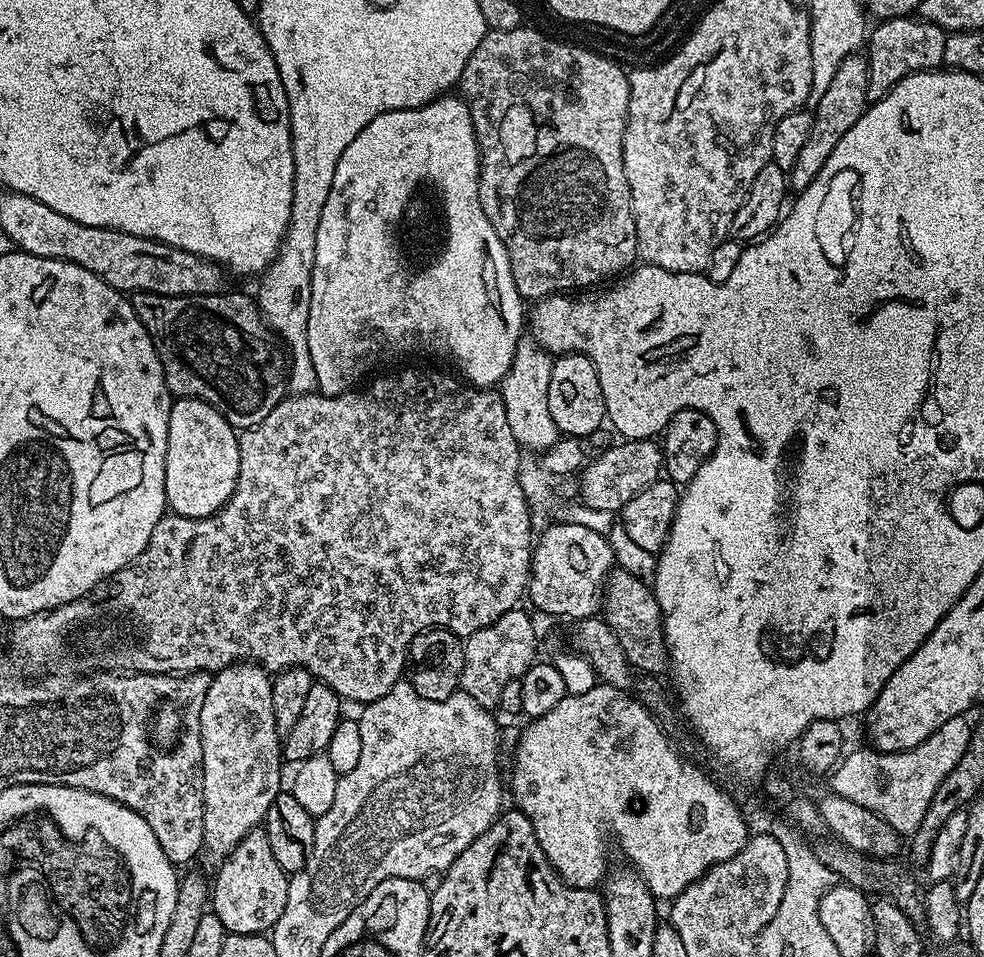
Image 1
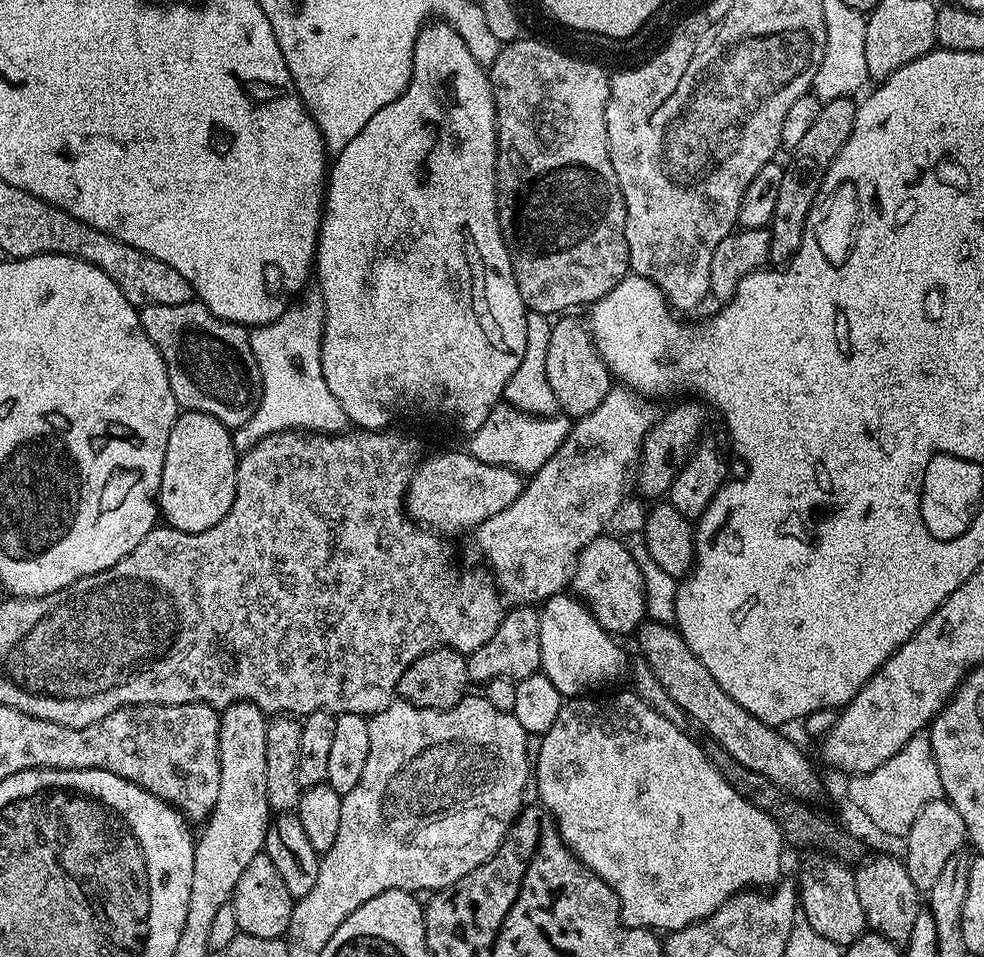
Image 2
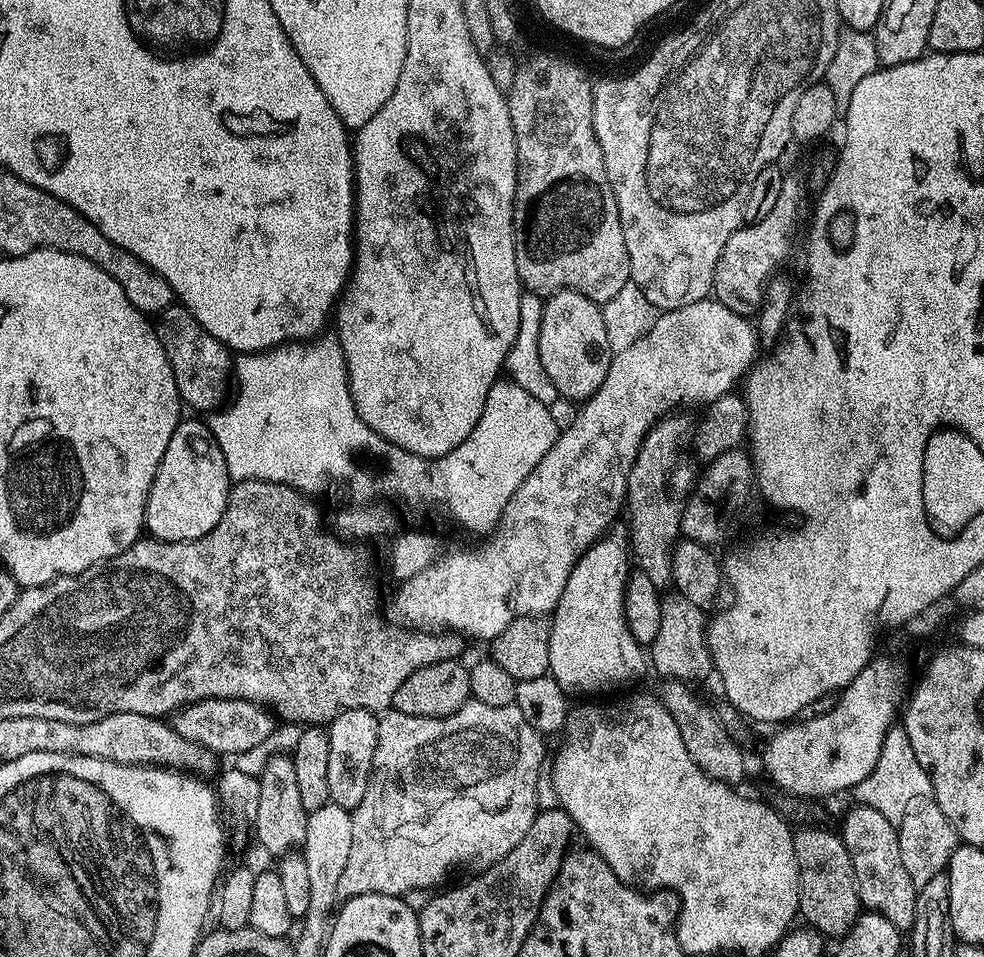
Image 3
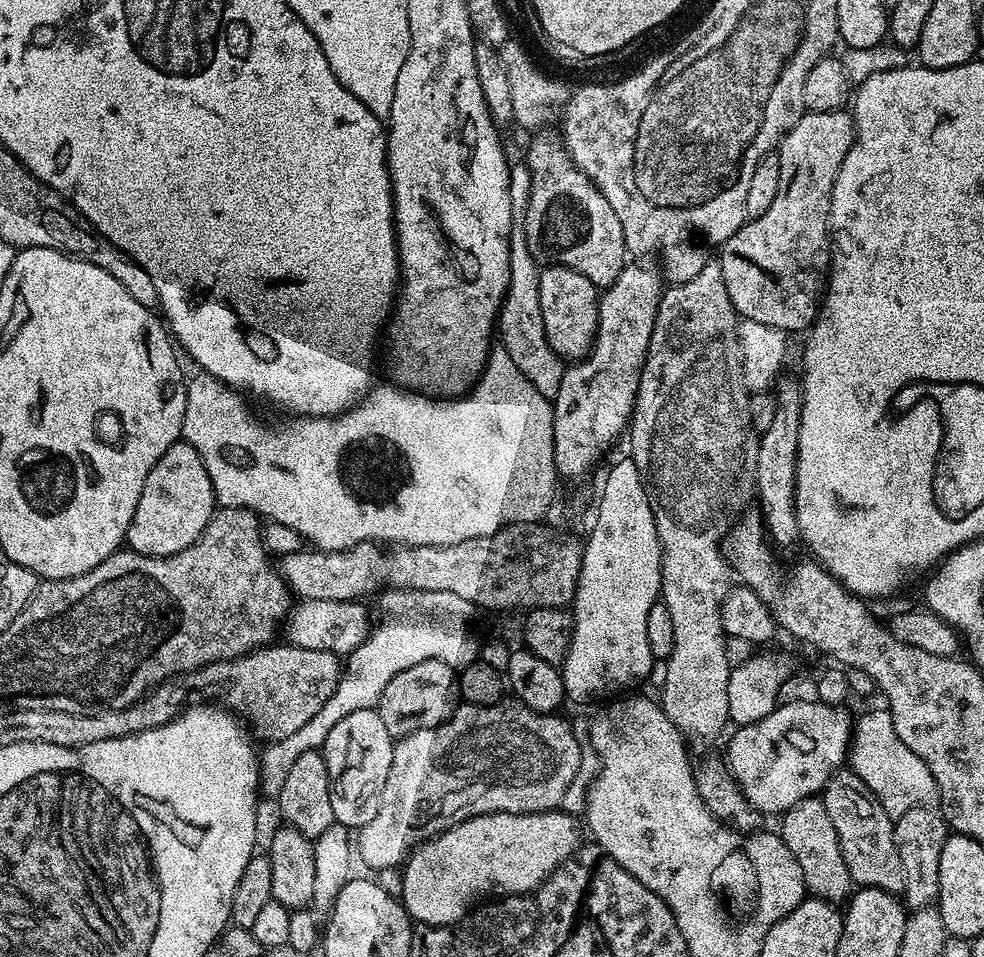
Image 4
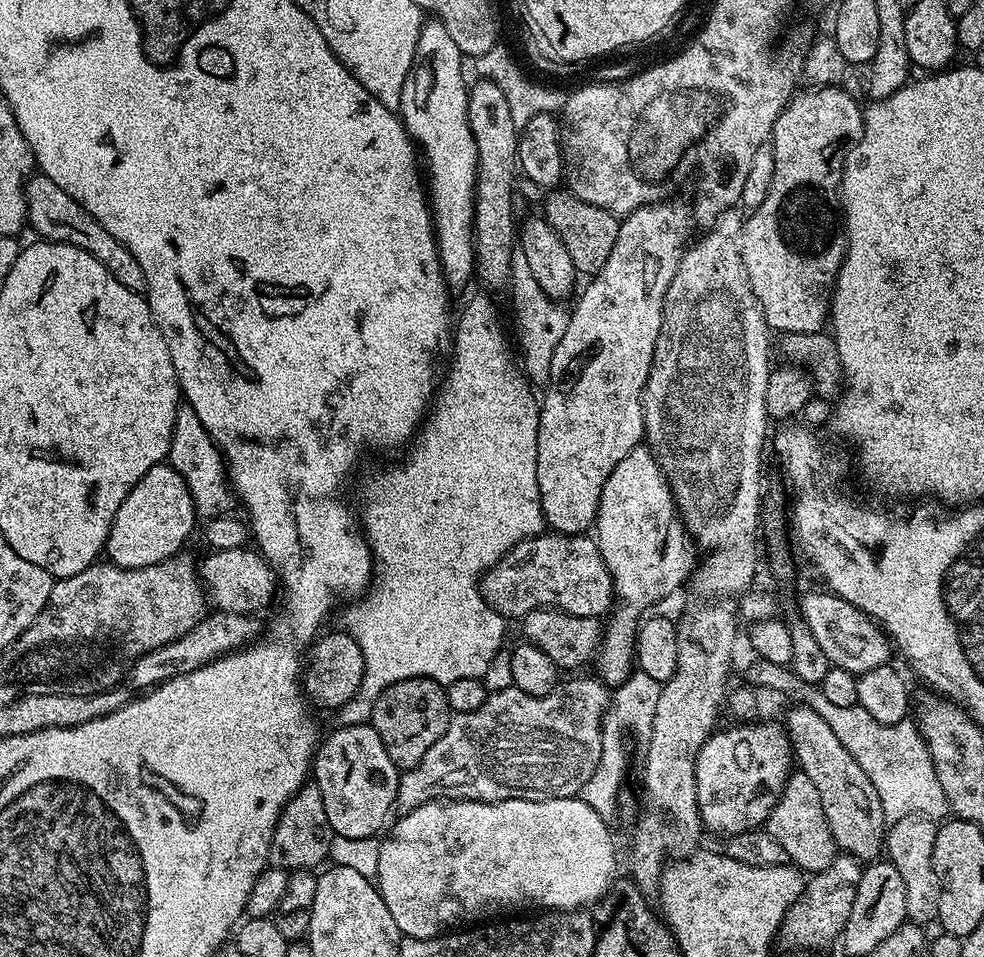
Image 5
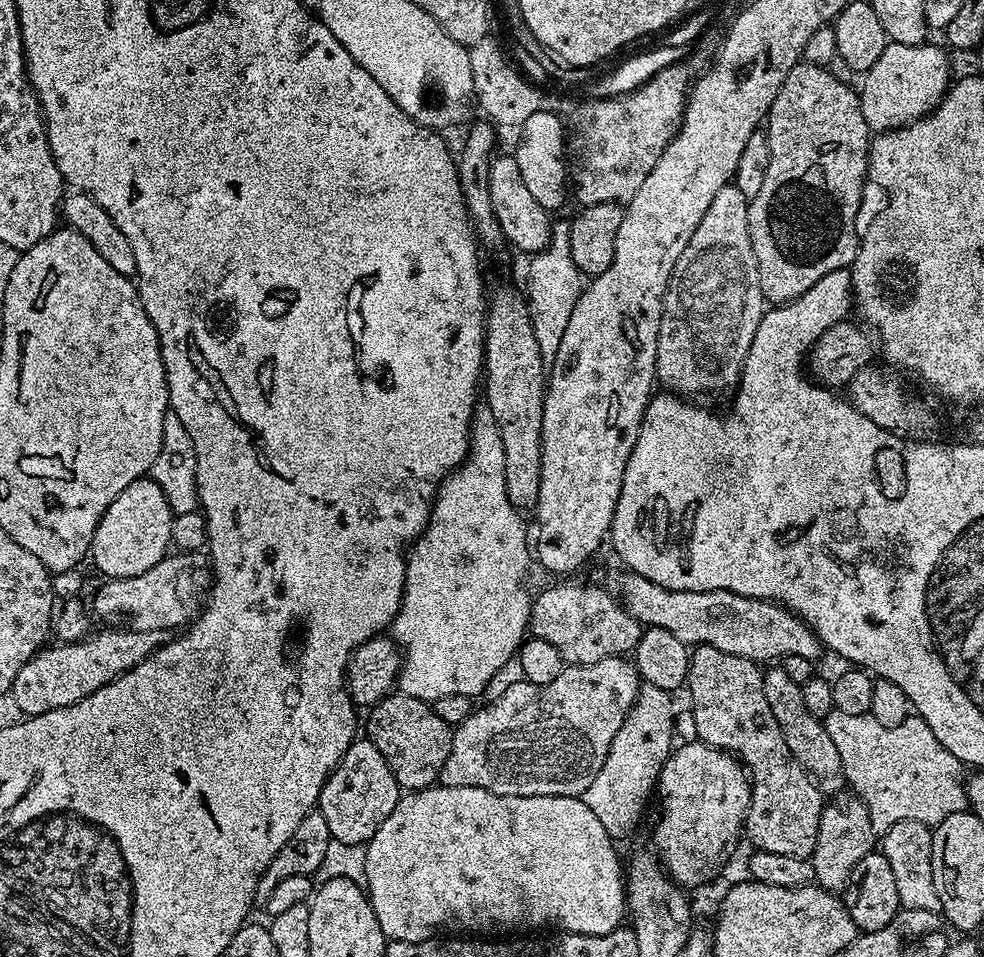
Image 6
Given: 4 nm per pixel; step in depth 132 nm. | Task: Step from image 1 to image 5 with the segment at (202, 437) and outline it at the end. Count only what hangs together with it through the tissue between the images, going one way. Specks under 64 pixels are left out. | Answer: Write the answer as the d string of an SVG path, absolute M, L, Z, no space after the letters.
M167 462L155 464L138 478L134 490L130 490L122 506L118 506L118 514L114 514L108 535L107 559L119 568L160 564L183 549L180 547L187 542L195 524L198 524L198 517L182 474Z

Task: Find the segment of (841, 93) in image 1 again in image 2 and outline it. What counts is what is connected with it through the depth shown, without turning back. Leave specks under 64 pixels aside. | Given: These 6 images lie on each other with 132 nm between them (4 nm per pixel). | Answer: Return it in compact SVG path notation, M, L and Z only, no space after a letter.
M850 96L823 101L814 126L810 126L810 131L804 135L802 142L798 142L794 150L796 160L784 164L782 187L778 189L778 198L774 202L774 214L770 225L772 241L768 251L769 265L787 264L798 250L798 246L802 246L806 220L818 198L818 190L825 187L826 170L834 162L834 158L838 158L842 146L846 146L850 138L850 130L854 130L857 107L857 101Z

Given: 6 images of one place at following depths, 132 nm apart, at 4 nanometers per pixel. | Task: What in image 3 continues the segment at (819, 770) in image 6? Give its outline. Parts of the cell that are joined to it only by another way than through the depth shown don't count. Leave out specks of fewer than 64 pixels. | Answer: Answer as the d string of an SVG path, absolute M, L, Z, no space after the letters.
M856 804L845 814L844 825L838 828L838 835L843 840L852 859L854 882L861 905L867 911L882 914L882 918L894 922L896 928L908 930L916 920L916 893L918 889L914 886L914 882L910 882L910 874L906 874L906 866L902 866L902 850L898 846L896 829L897 825L882 818L882 814L878 814L878 810L870 810L870 806L865 804Z

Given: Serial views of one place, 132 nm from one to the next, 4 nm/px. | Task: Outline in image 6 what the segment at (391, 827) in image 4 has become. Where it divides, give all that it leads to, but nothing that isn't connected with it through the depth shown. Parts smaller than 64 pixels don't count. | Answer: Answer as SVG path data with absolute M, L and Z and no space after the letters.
M607 656L593 664L569 664L564 667L562 674L558 674L558 678L554 678L554 682L535 684L525 679L514 682L514 686L510 686L510 690L506 690L506 694L502 694L502 698L485 703L483 705L485 708L477 707L462 723L455 725L450 746L450 758L446 760L446 766L440 771L439 783L446 788L470 786L498 795L581 797L586 788L590 786L590 782L594 781L594 776L602 769L614 736L621 729L623 720L627 718L629 710L634 706L641 685L642 681L635 663L624 656Z

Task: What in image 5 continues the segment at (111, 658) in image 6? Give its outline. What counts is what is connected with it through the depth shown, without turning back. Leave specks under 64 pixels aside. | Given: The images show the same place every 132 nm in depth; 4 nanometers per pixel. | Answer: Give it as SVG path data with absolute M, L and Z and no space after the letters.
M219 610L213 611L213 613L213 616L212 613L205 615L198 626L194 626L194 630L182 634L182 638L178 638L166 646L158 646L158 650L150 650L139 656L137 660L131 661L126 672L127 683L133 689L135 689L134 687L140 688L136 690L151 690L157 684L165 684L170 678L181 676L190 670L196 670L204 664L209 664L211 660L217 660L220 656L235 652L237 648L243 648L253 643L261 635L260 624L251 615Z

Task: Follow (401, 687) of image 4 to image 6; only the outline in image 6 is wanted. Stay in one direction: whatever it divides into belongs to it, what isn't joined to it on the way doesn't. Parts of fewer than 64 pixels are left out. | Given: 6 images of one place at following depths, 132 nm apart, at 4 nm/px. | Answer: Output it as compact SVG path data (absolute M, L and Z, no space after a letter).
M389 694L371 705L366 739L378 746L378 754L386 758L386 766L394 774L401 789L419 792L439 781L440 771L450 758L453 725L442 720L426 700L403 694Z

